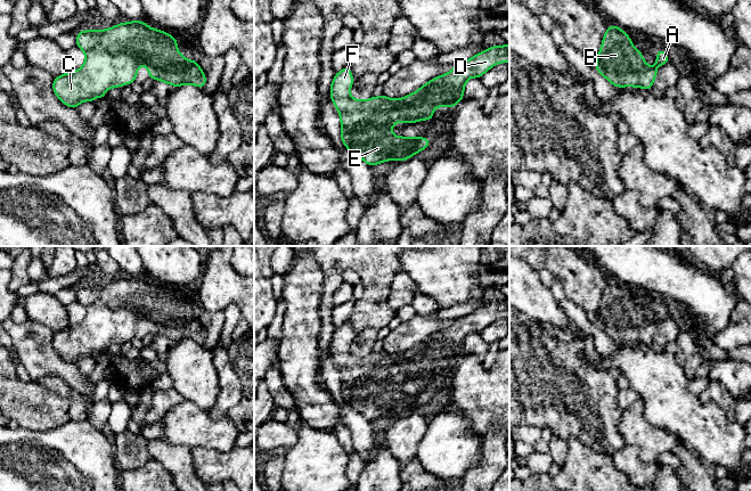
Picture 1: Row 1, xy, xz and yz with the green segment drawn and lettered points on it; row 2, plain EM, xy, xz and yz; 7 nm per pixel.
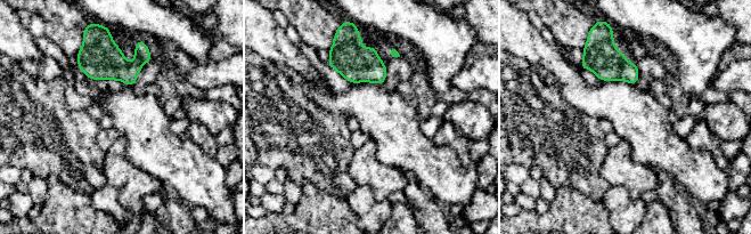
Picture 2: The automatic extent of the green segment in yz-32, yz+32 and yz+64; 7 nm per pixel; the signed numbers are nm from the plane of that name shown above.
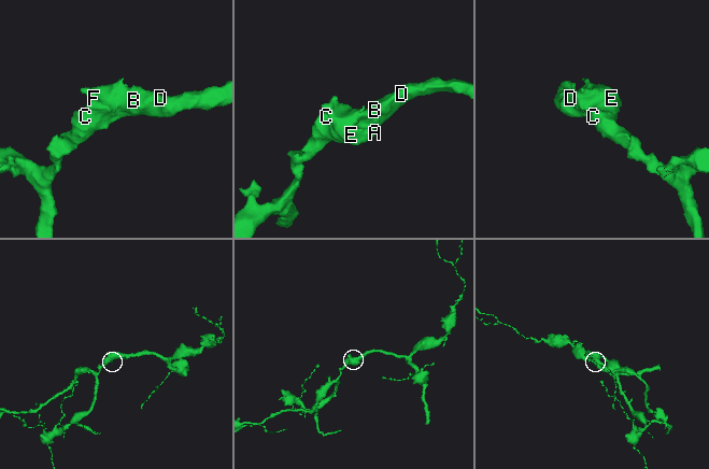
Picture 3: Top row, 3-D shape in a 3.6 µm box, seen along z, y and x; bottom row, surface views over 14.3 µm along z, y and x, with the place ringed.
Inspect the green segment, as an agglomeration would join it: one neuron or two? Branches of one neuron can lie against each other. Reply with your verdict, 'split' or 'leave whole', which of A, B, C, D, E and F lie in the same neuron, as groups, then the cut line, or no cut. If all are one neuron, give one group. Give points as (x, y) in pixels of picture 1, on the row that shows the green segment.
leave whole; A B C D E F; no cut

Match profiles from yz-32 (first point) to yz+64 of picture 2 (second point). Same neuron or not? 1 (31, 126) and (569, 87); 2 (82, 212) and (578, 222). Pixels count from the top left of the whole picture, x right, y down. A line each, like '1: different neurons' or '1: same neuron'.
1: different neurons
2: same neuron

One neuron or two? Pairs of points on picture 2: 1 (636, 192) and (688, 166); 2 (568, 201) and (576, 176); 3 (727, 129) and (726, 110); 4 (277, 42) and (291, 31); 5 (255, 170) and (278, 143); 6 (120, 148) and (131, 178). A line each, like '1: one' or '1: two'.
1: two
2: two
3: one
4: two
5: two
6: one

